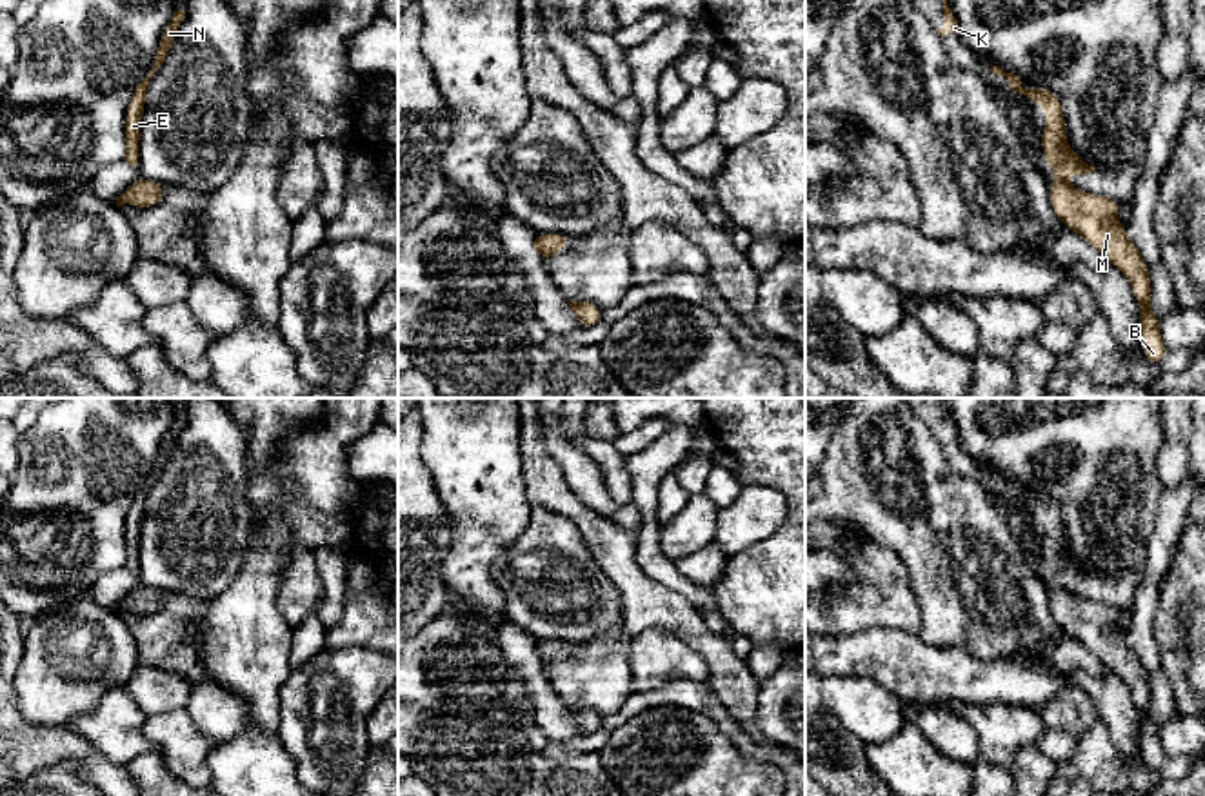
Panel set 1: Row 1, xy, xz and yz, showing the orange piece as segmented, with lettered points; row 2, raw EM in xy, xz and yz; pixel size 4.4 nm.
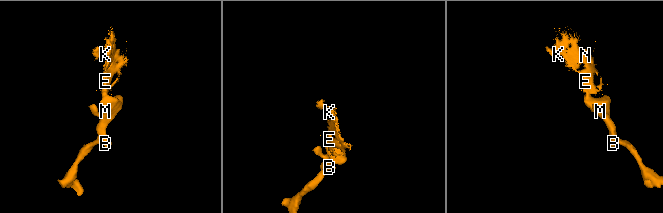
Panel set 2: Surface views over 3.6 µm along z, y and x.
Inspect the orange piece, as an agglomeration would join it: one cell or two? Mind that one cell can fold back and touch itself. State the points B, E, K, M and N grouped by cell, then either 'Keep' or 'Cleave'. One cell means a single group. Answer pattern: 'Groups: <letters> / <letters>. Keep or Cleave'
Groups: B M / E K N. Cleave

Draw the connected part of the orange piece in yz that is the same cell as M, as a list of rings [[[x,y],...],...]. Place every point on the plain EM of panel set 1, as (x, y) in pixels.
[[[1051,589],[1049,609],[1054,622],[1087,651],[1096,654],[1107,671],[1116,672],[1130,689],[1140,714],[1140,747],[1145,767],[1156,772],[1167,756],[1160,741],[1160,723],[1150,720],[1150,683],[1138,654],[1118,631],[1118,607],[1080,598],[1069,591]]]

